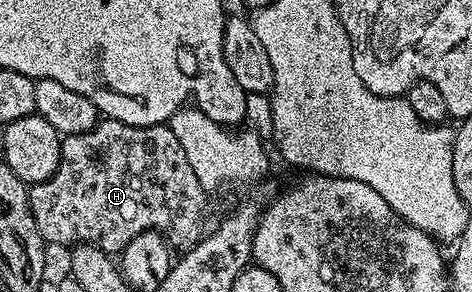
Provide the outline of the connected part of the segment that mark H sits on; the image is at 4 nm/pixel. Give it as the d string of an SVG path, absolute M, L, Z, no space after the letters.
M102 118L99 119L92 130L81 132L80 134L72 134L71 136L62 136L60 166L56 166L56 170L50 175L49 180L45 180L39 184L29 185L28 191L30 193L32 218L40 230L43 241L50 246L53 246L53 244L66 244L65 246L95 244L100 250L111 254L118 254L121 253L128 242L132 242L132 238L136 238L136 234L140 234L141 232L157 230L174 246L177 246L177 244L182 244L181 246L193 246L197 244L204 235L202 219L206 216L206 200L208 200L208 193L204 190L204 186L200 186L200 178L196 178L196 174L192 171L192 165L189 164L184 150L180 147L180 142L176 138L176 134L172 134L172 130L165 123L154 124L154 122L148 122L143 128L137 128L136 126L125 124L119 120Z

